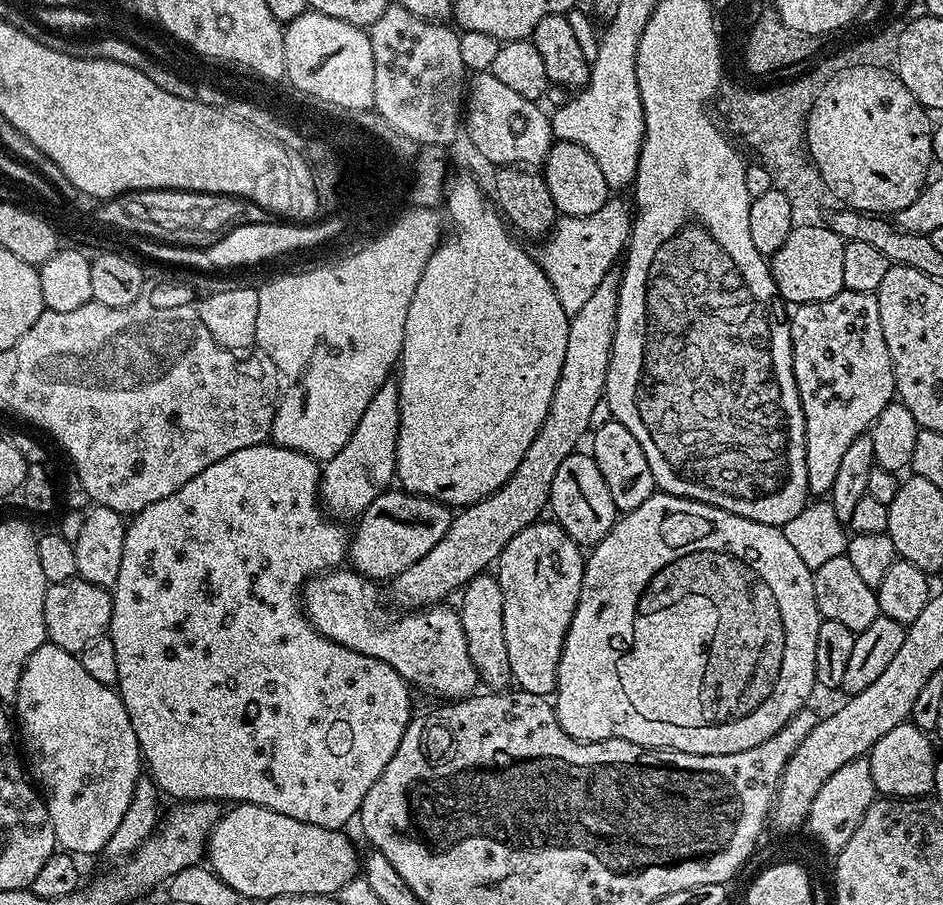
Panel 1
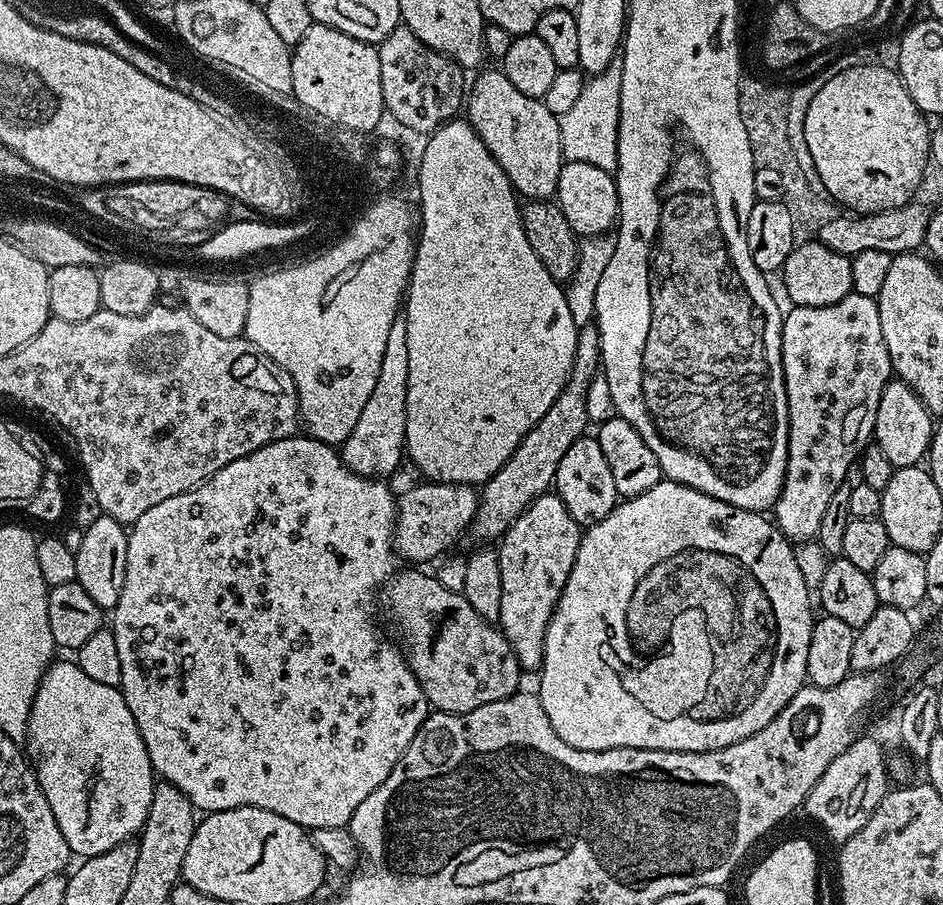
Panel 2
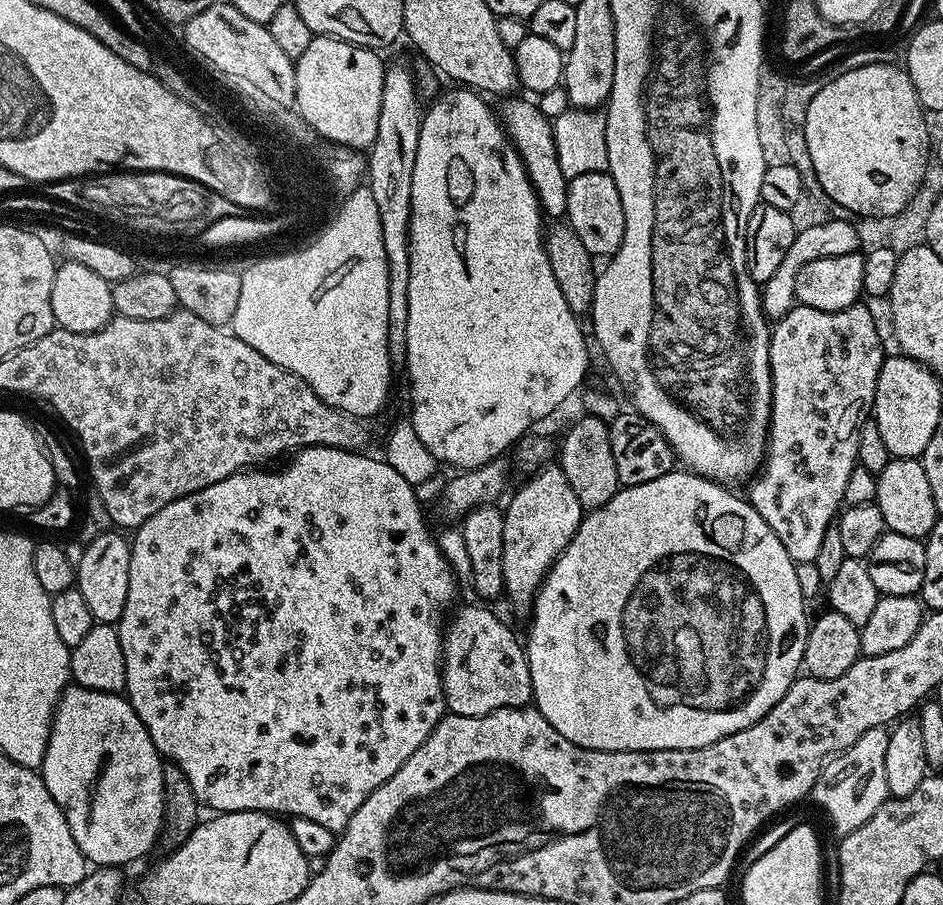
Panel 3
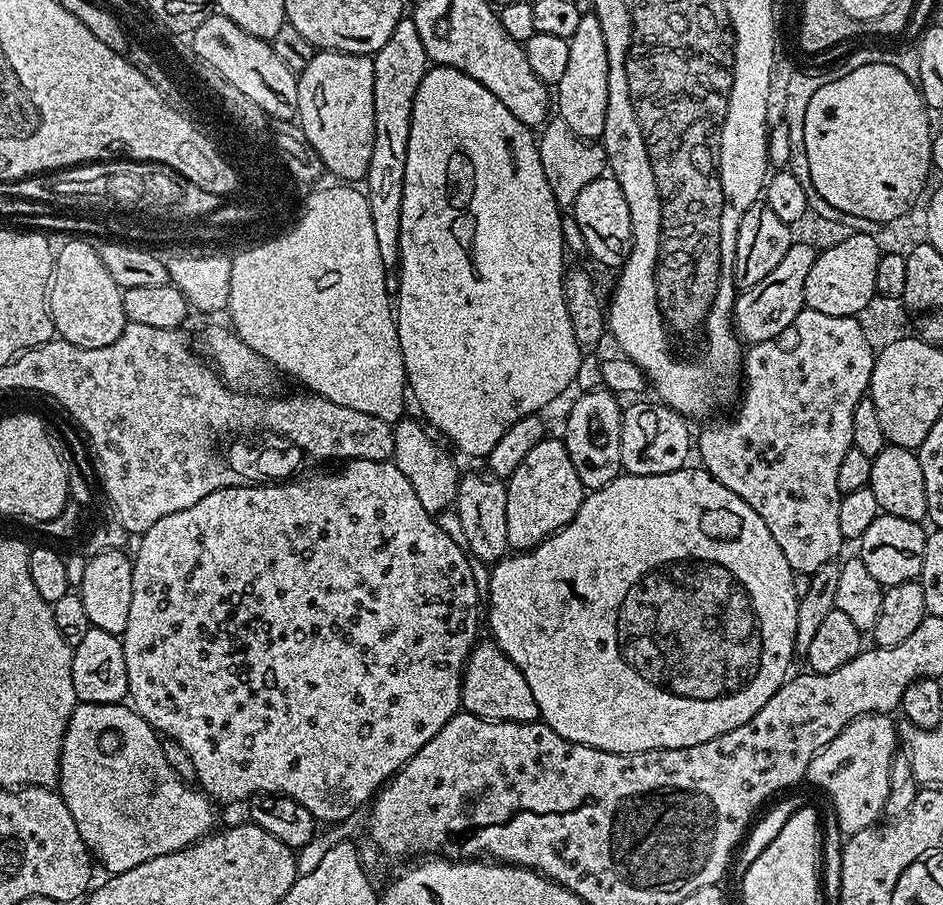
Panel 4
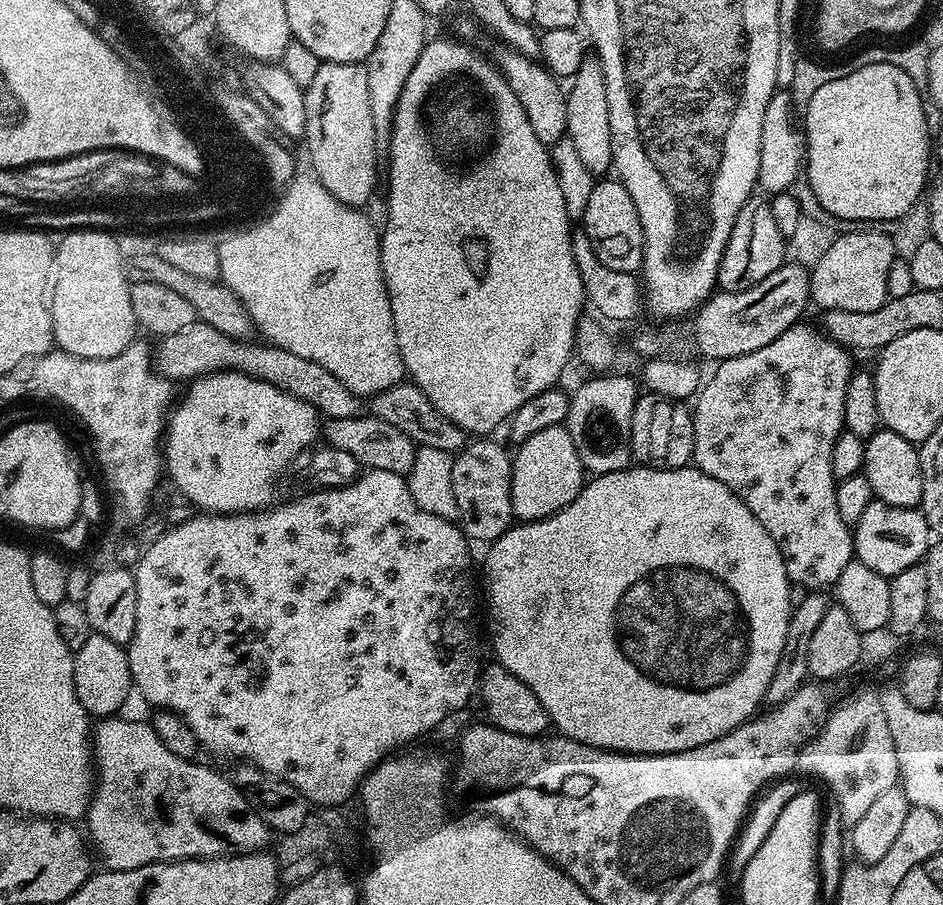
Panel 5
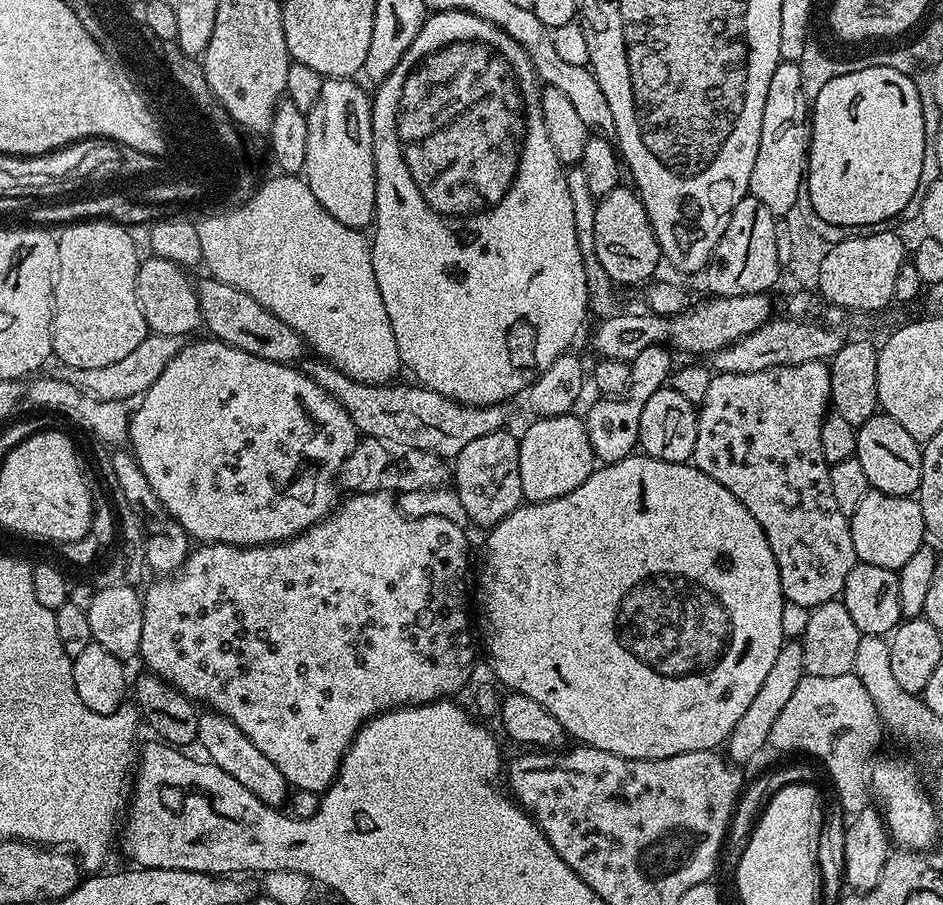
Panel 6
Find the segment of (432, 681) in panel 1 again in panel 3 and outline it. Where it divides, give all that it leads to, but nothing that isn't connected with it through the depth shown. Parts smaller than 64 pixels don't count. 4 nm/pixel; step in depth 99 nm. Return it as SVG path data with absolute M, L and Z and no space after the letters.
M468 604L460 609L457 607L451 613L452 621L450 616L443 629L440 681L444 687L447 711L454 716L481 716L499 708L522 708L531 705L533 699L530 666L521 637L519 640L488 609L491 607L476 604Z

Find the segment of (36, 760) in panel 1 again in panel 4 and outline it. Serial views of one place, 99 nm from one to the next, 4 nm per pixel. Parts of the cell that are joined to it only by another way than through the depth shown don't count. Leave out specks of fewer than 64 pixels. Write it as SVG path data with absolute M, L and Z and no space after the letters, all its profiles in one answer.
M77 703L76 709L70 714L70 722L66 726L66 734L60 751L60 775L58 777L58 791L60 797L66 802L70 814L74 817L74 826L78 826L78 834L82 834L82 842L88 847L93 857L105 868L105 873L119 874L126 870L134 870L134 866L142 866L150 858L158 858L162 854L177 852L183 848L189 848L191 844L201 840L213 831L216 816L212 813L213 801L200 791L199 787L185 782L170 770L170 762L166 762L166 754L161 737L156 729L136 713L136 709L127 703L118 704L81 704Z

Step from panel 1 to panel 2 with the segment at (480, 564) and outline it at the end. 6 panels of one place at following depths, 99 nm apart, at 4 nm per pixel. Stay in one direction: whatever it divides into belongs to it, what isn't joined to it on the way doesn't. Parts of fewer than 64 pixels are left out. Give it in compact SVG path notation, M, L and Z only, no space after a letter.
M595 323L581 327L576 333L576 349L574 350L574 366L568 375L566 386L558 398L554 398L554 406L542 414L542 418L522 438L518 450L510 454L510 458L479 489L478 510L472 522L471 535L476 535L480 542L496 542L503 537L509 526L518 519L531 504L556 483L558 462L562 462L562 454L574 446L578 437L589 431L588 391L592 388L592 379L597 379L601 371L600 363L600 335Z

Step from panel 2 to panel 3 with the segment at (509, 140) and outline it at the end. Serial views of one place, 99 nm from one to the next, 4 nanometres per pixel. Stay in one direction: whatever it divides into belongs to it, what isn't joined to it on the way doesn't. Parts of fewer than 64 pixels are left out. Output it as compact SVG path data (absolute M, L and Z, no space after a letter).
M518 96L507 99L508 101L500 109L500 120L503 124L505 131L508 134L509 140L516 148L516 152L523 160L524 169L527 176L530 178L531 184L534 186L536 197L539 199L541 211L552 220L558 220L567 215L568 210L568 181L565 175L562 174L561 167L558 166L557 160L557 147L554 146L552 123L549 117L546 118L545 114L532 103L526 100L518 99Z

